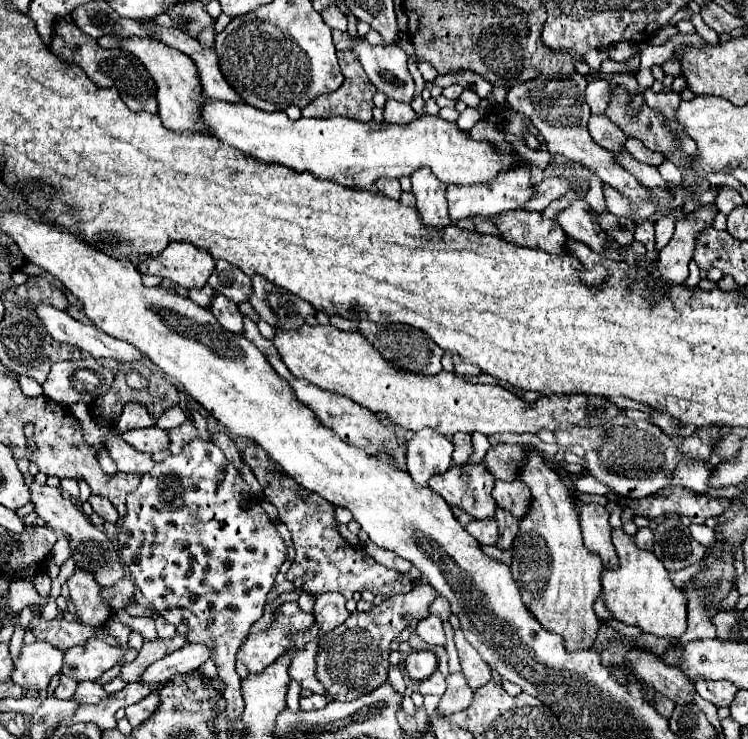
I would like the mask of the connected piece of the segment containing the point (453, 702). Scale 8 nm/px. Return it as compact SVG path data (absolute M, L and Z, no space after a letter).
M451 673L447 675L447 691L441 697L439 703L439 713L451 715L455 711L467 709L473 703L473 689L467 685L467 679L463 673Z

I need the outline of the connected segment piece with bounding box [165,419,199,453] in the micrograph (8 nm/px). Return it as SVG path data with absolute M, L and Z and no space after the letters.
M187 419L183 425L179 425L179 427L175 427L175 429L167 429L165 433L167 433L167 437L169 437L169 451L171 451L171 453L179 453L181 447L183 447L187 441L199 437L197 427L193 425L191 419Z

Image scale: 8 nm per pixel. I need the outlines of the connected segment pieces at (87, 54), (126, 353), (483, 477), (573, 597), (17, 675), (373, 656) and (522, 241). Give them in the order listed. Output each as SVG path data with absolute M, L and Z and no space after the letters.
M67 19L55 21L53 37L51 37L51 43L47 47L53 53L57 53L59 57L63 57L65 61L79 65L97 87L115 87L115 89L119 89L121 95L123 95L123 101L127 103L127 107L131 111L143 111L145 109L149 113L157 113L157 99L155 99L153 79L149 77L149 73L143 71L143 65L131 53L125 53L121 49L101 49L95 39L81 33L81 29L77 29L77 25L73 25Z
M37 305L37 315L41 317L45 329L61 343L69 343L87 351L95 359L115 359L119 363L141 361L141 351L133 345L113 339L99 331L95 325L85 325L75 321L65 311L53 309L49 305Z
M453 463L445 473L433 475L429 479L429 489L439 493L449 507L459 507L465 513L469 513L473 519L485 519L485 517L493 517L495 507L497 507L495 499L491 497L493 483L495 483L495 479L483 463L479 463L479 465L455 465Z
M525 445L525 465L517 479L531 489L531 505L513 541L513 579L531 613L549 631L559 633L567 649L589 649L599 629L593 603L601 597L601 557L583 545L577 501L533 445Z
M47 641L23 645L21 655L15 661L11 681L21 685L23 689L45 689L51 677L61 673L63 655L65 653L59 647L53 647Z
M419 583L409 593L391 595L379 607L373 607L367 613L351 613L345 623L335 627L333 631L325 633L319 639L319 653L317 661L317 679L327 689L327 695L333 701L355 701L357 697L371 693L379 685L387 681L389 673L389 645L399 633L407 627L407 615L415 615L423 619L429 615L429 605L435 597L435 589L431 585Z
M515 209L515 211L505 211L495 217L495 227L499 229L499 237L521 245L521 247L539 247L547 253L563 253L563 243L565 243L565 233L553 219L545 219L537 211L525 211L525 209Z

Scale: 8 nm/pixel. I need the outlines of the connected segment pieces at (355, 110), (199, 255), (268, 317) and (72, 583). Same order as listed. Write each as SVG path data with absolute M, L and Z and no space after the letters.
M337 51L341 73L345 75L343 85L333 91L319 95L303 109L303 117L333 117L343 115L361 123L373 121L373 95L375 85L367 79L361 63L349 51Z
M169 243L159 255L143 255L137 261L139 273L161 275L163 279L171 279L173 283L191 289L203 287L213 273L215 263L209 253L197 249L189 243Z
M253 275L251 285L253 293L249 295L249 303L271 327L299 329L305 325L307 317L315 315L313 307L307 301L285 289L279 289L265 277Z
M77 569L71 579L67 579L75 613L87 625L105 625L111 617L111 605L101 597L101 587L95 581L95 575L87 569Z

